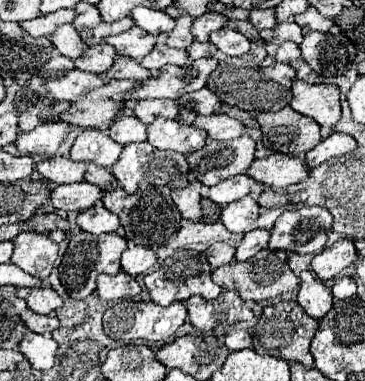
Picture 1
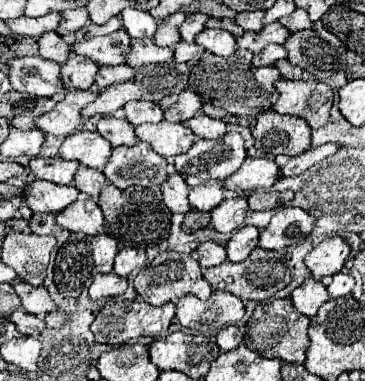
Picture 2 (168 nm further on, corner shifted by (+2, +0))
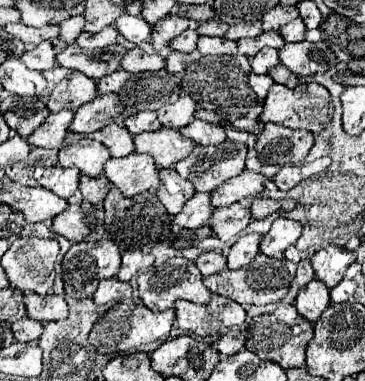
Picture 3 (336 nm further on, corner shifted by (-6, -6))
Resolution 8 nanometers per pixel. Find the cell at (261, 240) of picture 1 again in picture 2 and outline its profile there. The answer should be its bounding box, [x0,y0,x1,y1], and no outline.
[226,227,260,261]

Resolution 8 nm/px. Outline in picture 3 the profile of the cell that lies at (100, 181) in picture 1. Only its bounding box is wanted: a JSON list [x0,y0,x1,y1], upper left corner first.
[80,175,112,205]

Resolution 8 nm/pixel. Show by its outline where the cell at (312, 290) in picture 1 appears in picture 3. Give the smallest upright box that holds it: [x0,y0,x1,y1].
[296,279,330,321]

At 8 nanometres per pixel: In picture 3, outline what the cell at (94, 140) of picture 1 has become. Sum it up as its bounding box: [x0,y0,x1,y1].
[58,137,110,177]

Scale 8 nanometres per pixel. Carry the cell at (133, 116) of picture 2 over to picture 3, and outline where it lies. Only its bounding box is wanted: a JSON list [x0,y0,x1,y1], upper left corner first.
[124,111,162,135]

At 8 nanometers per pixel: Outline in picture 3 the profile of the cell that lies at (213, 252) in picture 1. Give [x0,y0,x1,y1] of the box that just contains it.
[194,251,226,277]

